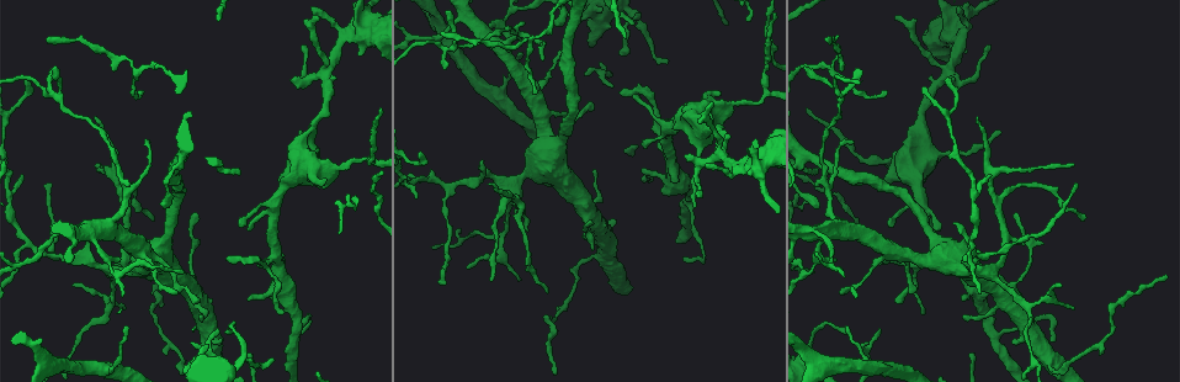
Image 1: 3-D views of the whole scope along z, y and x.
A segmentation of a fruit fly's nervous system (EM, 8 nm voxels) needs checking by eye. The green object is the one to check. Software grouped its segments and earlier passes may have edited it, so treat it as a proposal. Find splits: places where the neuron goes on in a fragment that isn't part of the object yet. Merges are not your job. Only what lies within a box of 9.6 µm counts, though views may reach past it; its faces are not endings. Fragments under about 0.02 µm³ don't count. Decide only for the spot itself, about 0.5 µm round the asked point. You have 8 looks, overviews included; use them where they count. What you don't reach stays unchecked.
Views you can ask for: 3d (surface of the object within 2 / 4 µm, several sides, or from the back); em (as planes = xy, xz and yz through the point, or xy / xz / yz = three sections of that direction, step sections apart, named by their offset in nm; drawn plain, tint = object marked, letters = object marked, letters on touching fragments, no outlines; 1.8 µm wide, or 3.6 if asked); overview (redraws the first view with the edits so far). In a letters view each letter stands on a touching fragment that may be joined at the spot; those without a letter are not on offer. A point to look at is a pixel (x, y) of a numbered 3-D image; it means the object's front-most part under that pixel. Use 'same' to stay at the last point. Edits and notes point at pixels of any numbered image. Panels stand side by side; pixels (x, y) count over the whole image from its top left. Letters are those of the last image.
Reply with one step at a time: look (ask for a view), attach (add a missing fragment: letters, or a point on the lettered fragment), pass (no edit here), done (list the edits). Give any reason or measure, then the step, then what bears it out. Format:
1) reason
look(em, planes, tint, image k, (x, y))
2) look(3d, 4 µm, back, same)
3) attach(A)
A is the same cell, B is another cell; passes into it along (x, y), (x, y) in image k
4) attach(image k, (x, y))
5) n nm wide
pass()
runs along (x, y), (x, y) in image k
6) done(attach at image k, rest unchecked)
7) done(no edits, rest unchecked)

look(em, planes, plain, image 1, (205, 346))

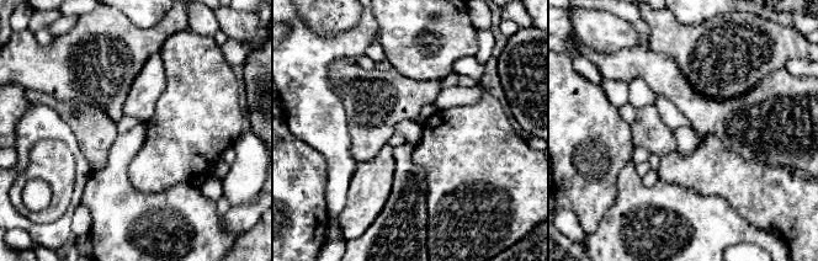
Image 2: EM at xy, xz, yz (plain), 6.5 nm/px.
what lies round it
look(em, planes, letters, same)

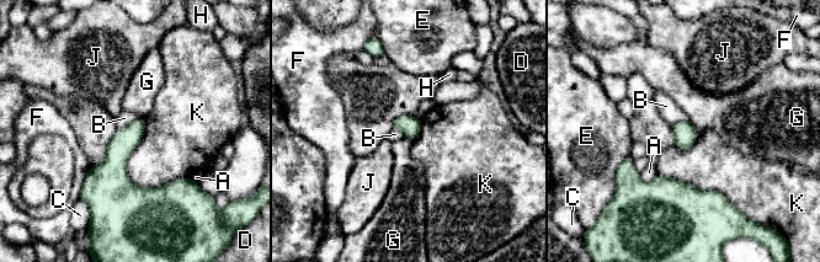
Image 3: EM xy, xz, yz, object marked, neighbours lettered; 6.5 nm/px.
130 nm wide
pass()
A, B, C, D, E, F, G, H, J and K are other cells; border along (140, 117), (117, 129) in image 3; none of them fits

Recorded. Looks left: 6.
thin neck
look(em, 3.6 µm, planes, letters, image 1, (478, 40))

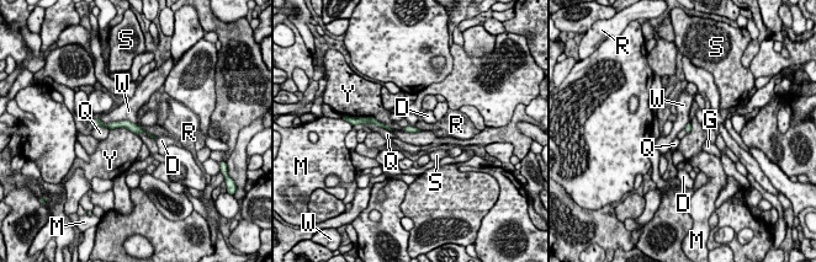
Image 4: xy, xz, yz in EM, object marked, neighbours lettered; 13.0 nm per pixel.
90 nm wide
pass()
D, G, M, Q, R, S, W and Y are other cells; border along (97, 118), (104, 123), (138, 123) in image 4; no lettered fragment goes on from it

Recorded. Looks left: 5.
look(em, planes, plain, image 1, (590, 222))

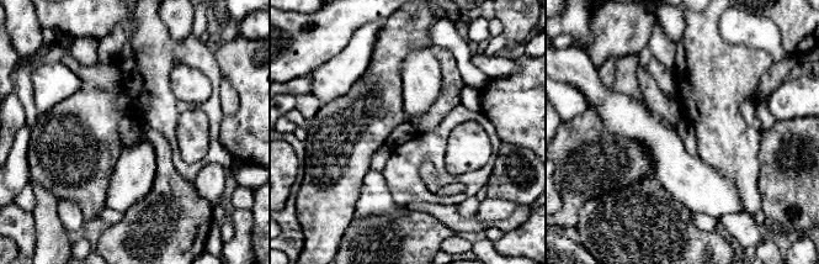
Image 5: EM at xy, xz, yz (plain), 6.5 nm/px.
look(em, planes, letters, same)

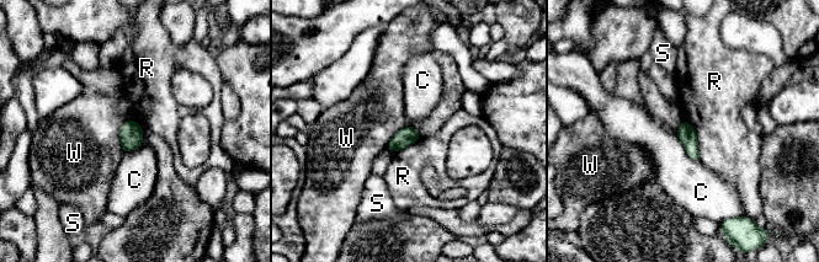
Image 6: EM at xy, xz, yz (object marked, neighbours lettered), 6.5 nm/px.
pass()
C, R, S and W are other cells; border along (675, 133), (685, 151), (700, 162) in image 6; no lettered fragment goes on from it

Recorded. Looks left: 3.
tapers out
look(3d, 2 µm, image 1, (1077, 183))

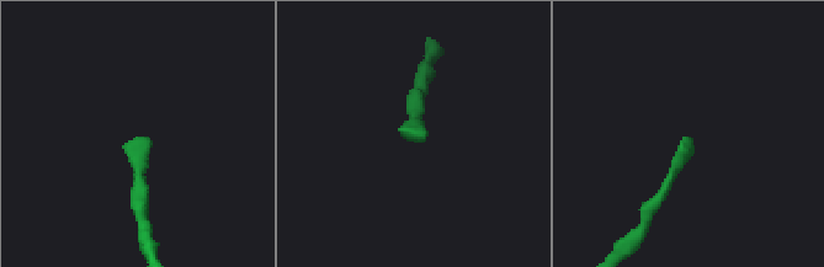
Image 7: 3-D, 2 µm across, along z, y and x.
shape alone is not enough
look(em, planes, letters, image 7, (415, 133))

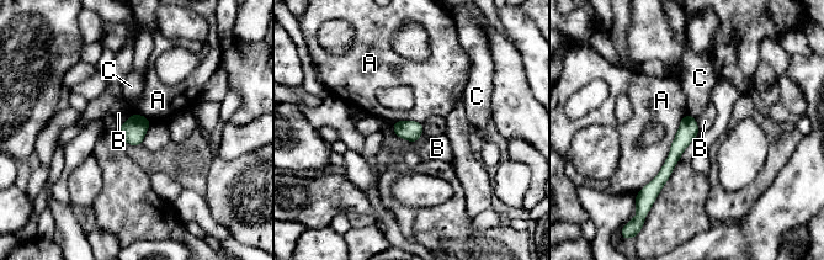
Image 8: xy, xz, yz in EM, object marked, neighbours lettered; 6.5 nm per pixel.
pass()
A, B and C are other cells; runs along (691, 120), (674, 158), (649, 194) in image 8; none of them fits

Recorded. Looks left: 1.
done(no edits, rest unchecked)

